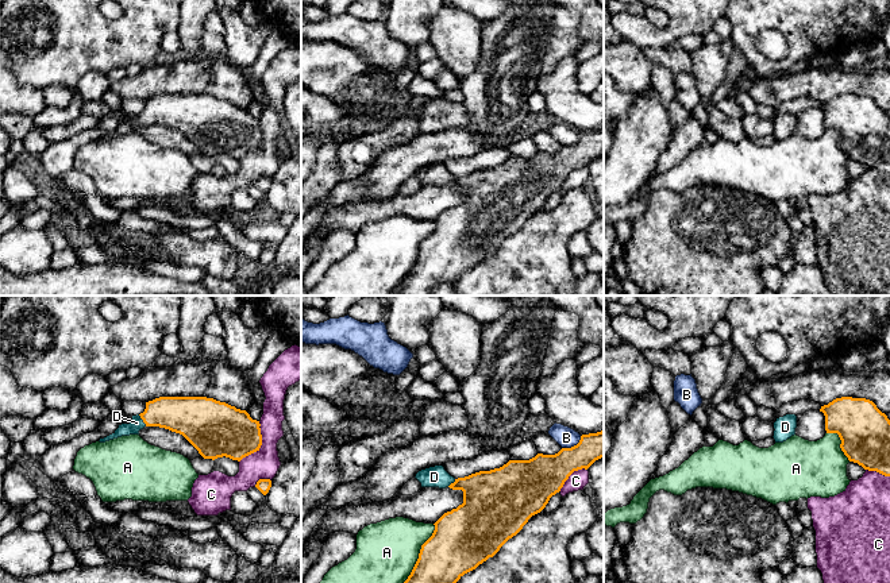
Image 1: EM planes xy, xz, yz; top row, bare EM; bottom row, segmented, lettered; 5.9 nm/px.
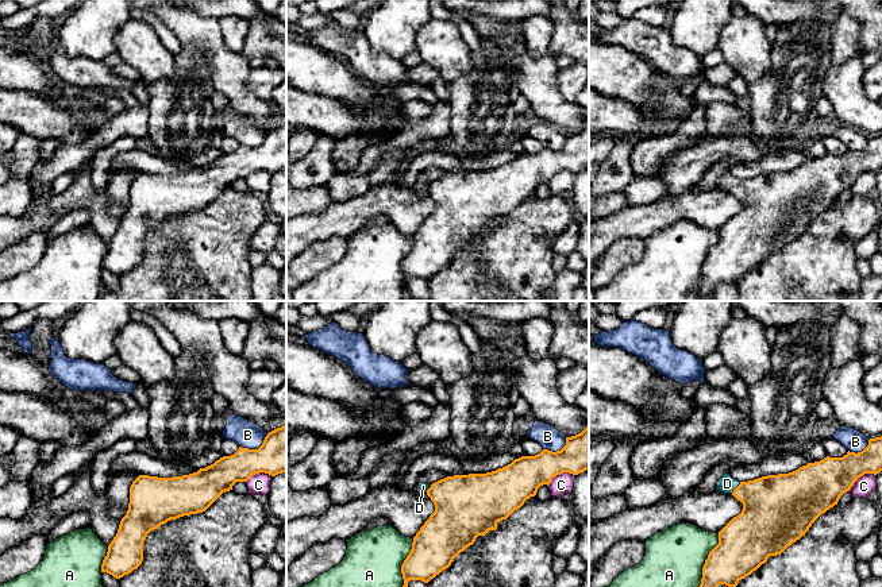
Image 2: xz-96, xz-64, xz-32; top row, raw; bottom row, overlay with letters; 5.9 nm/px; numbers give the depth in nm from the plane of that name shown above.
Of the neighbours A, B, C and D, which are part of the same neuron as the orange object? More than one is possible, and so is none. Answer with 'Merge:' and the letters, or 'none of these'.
Merge: D

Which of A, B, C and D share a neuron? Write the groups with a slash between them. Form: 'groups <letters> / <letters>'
groups A / B / C / D

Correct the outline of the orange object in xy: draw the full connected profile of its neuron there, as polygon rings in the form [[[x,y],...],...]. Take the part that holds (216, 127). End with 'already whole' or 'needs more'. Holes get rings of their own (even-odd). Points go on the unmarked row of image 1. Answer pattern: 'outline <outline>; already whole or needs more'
outline [[[159,94],[146,100],[143,111],[132,113],[130,121],[122,121],[109,134],[100,136],[105,140],[122,134],[139,132],[145,124],[159,124],[182,132],[204,157],[230,155],[240,159],[259,148],[262,143],[261,121],[246,108],[207,94]]]; needs more

